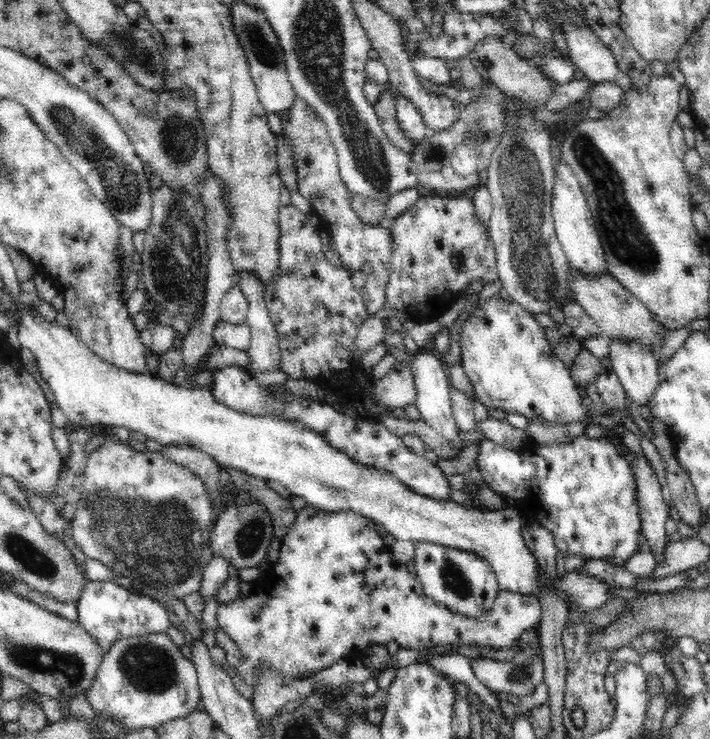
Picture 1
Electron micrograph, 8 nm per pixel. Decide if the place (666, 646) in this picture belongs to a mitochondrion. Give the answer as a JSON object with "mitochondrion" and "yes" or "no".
{"mitochondrion":"no"}

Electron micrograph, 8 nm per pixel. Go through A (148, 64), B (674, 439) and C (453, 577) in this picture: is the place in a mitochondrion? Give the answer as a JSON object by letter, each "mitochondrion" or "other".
{"A":"mitochondrion","B":"other","C":"mitochondrion"}

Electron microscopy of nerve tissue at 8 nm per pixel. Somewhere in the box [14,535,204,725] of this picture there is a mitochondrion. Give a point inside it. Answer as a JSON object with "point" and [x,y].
{"point":[152,668]}

